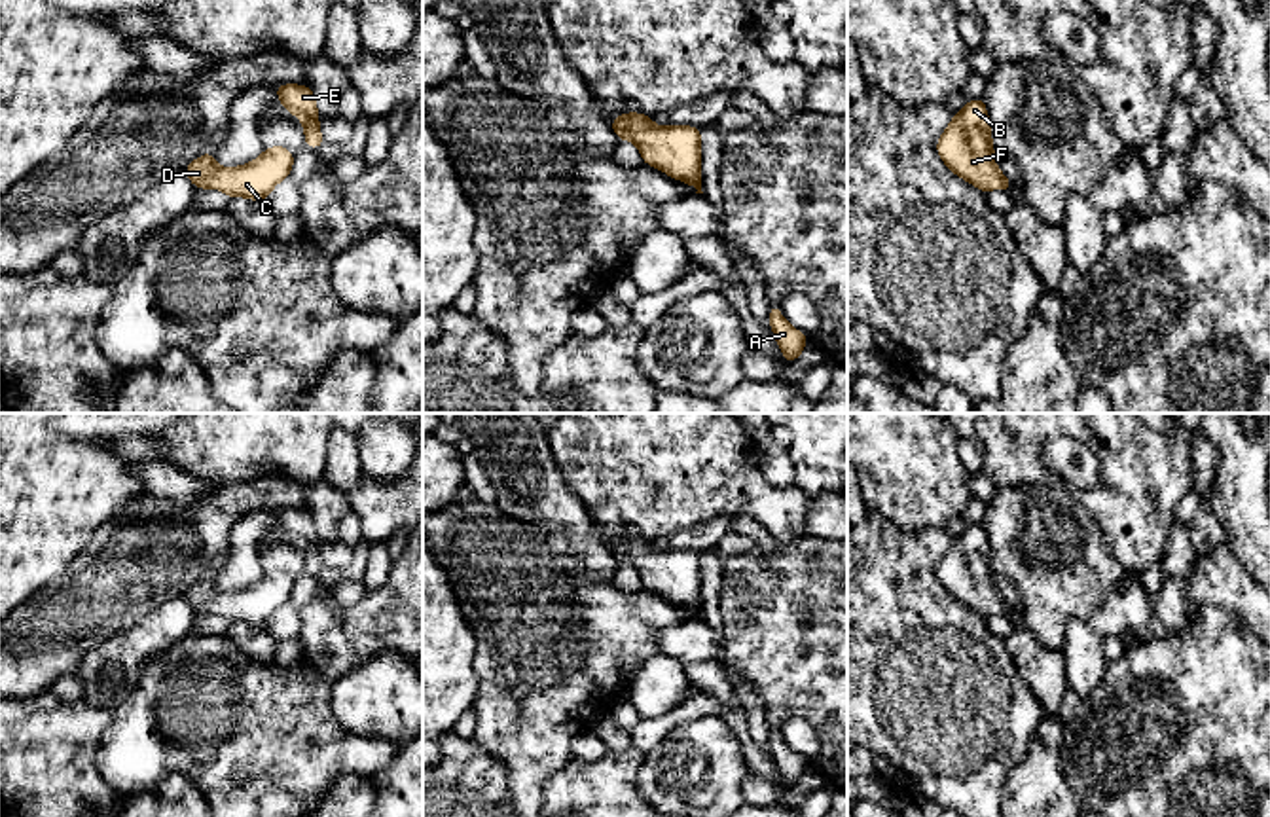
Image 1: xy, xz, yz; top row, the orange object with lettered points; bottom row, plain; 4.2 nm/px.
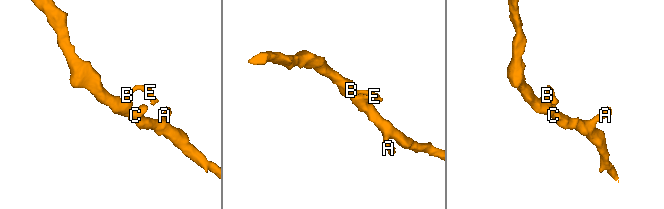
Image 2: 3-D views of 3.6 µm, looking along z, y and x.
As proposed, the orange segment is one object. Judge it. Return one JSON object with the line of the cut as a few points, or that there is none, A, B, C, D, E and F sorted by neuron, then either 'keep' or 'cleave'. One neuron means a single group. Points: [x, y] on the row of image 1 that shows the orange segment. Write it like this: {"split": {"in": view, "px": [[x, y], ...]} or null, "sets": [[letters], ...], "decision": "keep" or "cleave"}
{"split": null, "sets": [["A", "B", "C", "D", "E", "F"]], "decision": "keep"}

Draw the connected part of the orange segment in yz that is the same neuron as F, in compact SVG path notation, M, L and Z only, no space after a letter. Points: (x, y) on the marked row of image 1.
M984 99L969 100L950 121L946 131L936 140L936 152L944 165L963 180L971 182L984 193L997 190L1012 191L1014 184L999 171L993 161L995 146L991 142L989 118Z

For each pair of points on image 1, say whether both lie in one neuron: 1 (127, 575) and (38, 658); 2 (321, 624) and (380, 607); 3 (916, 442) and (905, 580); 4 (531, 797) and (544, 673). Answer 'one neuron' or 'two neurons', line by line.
1: one neuron
2: one neuron
3: two neurons
4: one neuron

